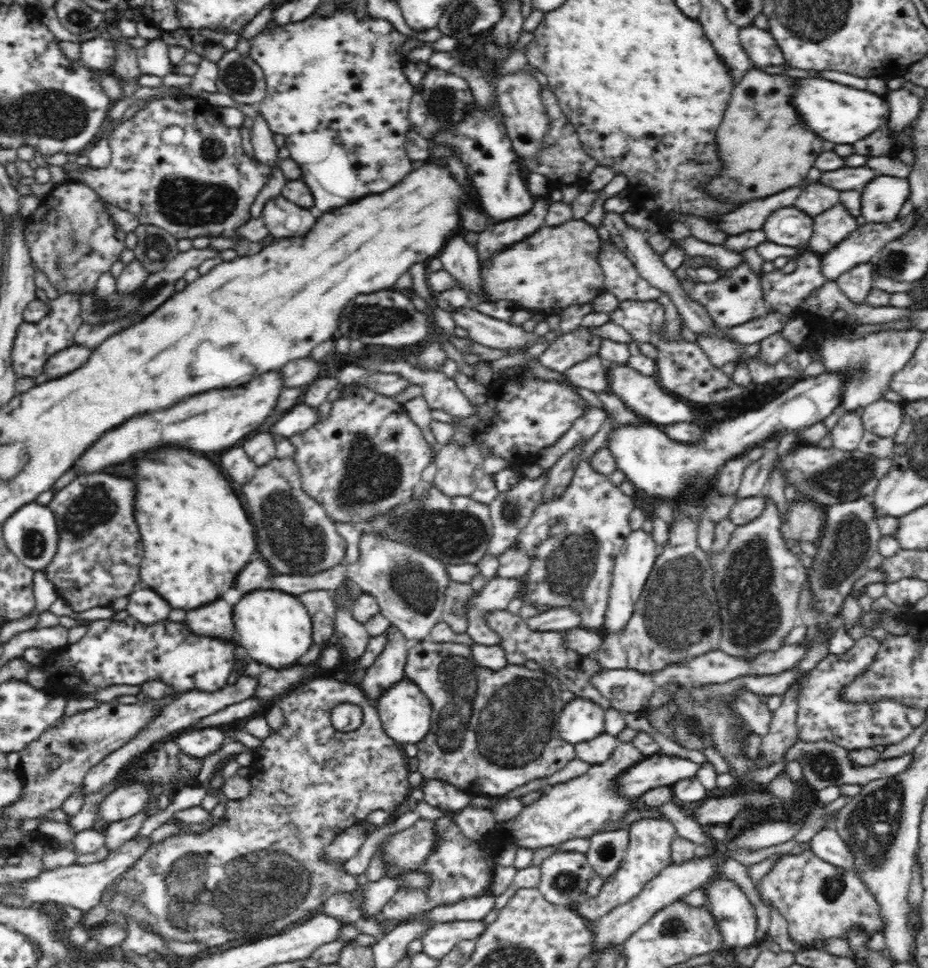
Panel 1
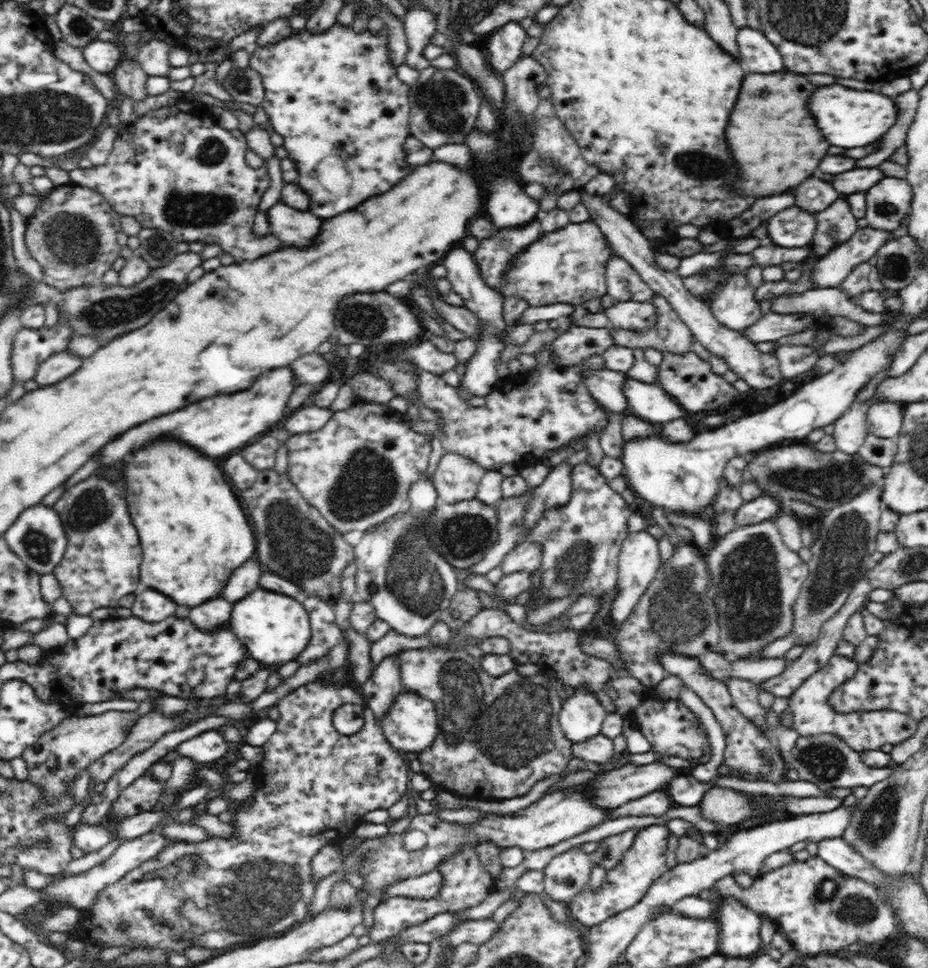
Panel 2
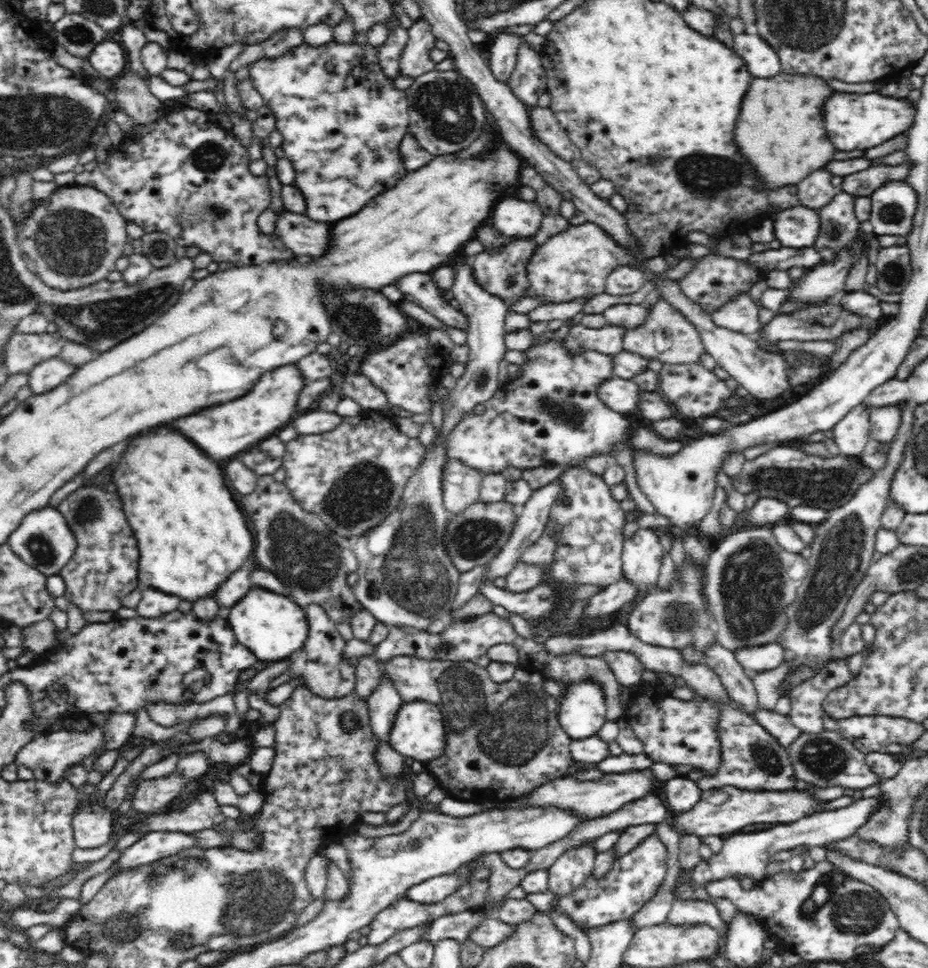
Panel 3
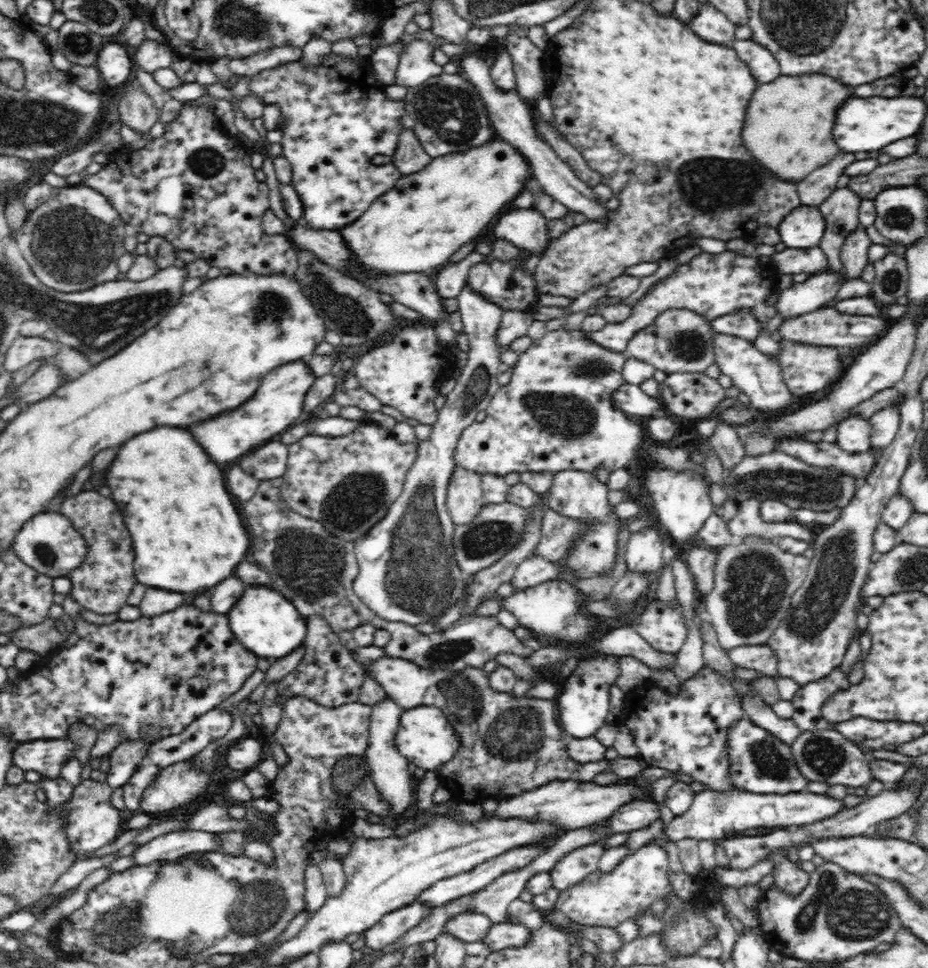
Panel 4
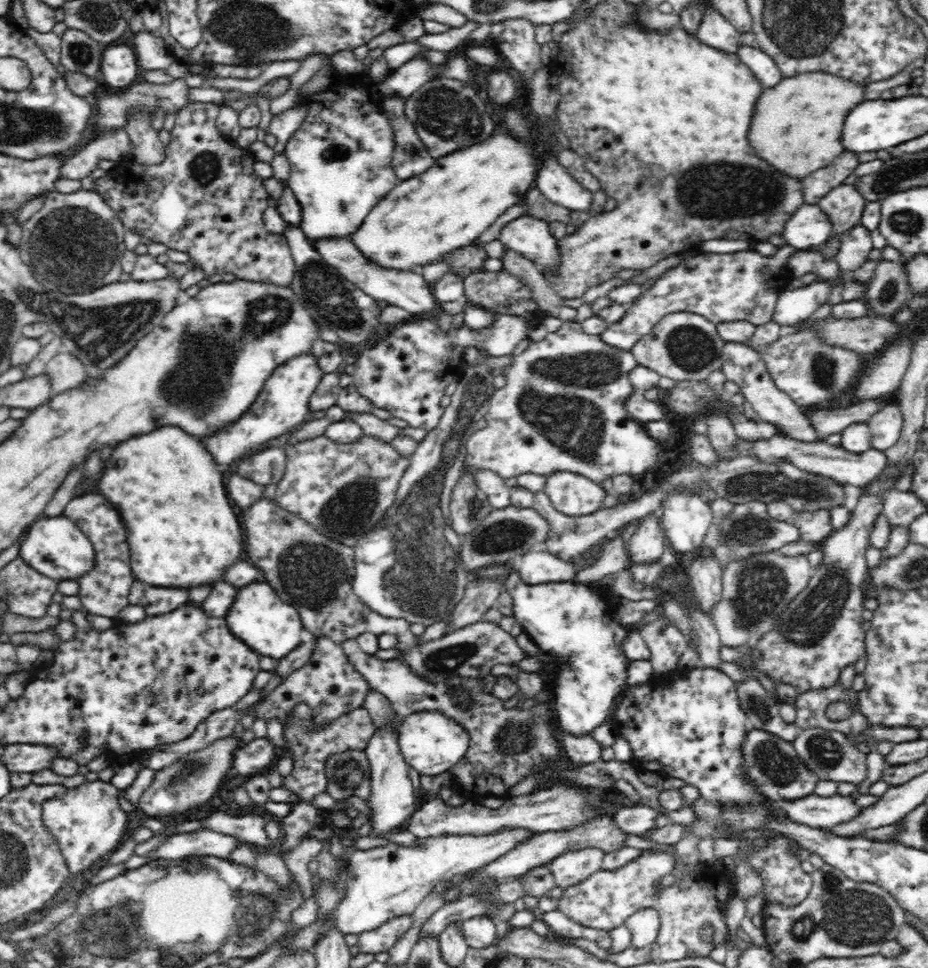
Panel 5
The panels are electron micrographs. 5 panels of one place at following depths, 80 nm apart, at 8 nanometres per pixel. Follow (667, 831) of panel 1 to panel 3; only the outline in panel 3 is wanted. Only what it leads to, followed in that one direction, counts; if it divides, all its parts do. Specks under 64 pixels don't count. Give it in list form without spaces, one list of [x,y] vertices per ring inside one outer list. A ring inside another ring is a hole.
[[[657,831],[646,836],[628,854],[618,857],[612,868],[596,879],[590,875],[584,885],[568,896],[556,897],[554,904],[582,930],[604,926],[616,919],[631,918],[659,891],[668,870],[667,848],[660,842]]]

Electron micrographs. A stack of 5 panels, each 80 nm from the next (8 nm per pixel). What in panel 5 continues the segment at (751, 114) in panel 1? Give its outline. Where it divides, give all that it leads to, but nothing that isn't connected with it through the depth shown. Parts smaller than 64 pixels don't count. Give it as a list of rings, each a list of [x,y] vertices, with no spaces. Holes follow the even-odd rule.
[[[827,73],[798,74],[794,78],[783,77],[772,87],[763,88],[758,96],[756,114],[752,118],[750,126],[750,144],[754,146],[756,154],[760,154],[768,164],[772,164],[776,170],[804,178],[806,174],[812,174],[818,168],[828,166],[838,154],[842,154],[842,142],[838,142],[838,130],[842,130],[842,114],[854,106],[854,102],[864,102],[864,88],[846,82],[844,78],[834,78]]]

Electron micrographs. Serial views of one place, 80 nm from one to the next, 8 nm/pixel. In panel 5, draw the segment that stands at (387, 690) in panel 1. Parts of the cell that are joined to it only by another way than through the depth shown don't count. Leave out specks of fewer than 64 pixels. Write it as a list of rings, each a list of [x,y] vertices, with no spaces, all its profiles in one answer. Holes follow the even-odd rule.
[[[424,710],[403,718],[398,728],[398,742],[400,752],[410,768],[417,770],[420,775],[435,777],[462,761],[470,746],[470,735],[458,721],[441,711]]]

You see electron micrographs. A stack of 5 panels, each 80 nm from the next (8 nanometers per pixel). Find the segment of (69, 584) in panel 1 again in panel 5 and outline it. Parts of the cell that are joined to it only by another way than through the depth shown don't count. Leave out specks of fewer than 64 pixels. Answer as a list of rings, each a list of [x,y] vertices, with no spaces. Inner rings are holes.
[[[100,494],[73,497],[62,514],[83,532],[94,549],[91,567],[76,579],[82,605],[91,614],[110,619],[117,618],[118,614],[130,605],[128,596],[132,583],[136,579],[132,576],[130,568],[130,552],[128,552],[130,548],[126,544],[126,530],[120,520],[120,514]]]

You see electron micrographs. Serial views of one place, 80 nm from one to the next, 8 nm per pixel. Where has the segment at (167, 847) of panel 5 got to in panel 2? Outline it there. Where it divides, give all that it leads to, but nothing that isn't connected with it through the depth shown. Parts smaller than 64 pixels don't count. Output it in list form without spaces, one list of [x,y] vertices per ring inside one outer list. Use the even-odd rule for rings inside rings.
[[[160,832],[155,833],[146,833],[142,836],[139,836],[135,839],[125,840],[115,851],[114,853],[106,859],[101,864],[95,865],[88,872],[84,874],[79,873],[78,876],[70,876],[70,878],[64,878],[52,886],[48,886],[44,890],[44,894],[48,894],[48,898],[56,898],[56,900],[68,900],[66,904],[74,906],[76,909],[82,911],[90,908],[97,901],[98,895],[102,892],[107,886],[113,885],[115,882],[118,882],[125,874],[128,874],[130,870],[138,868],[142,862],[154,858],[156,854],[167,843],[173,842],[176,840],[168,839],[164,835],[160,835]]]

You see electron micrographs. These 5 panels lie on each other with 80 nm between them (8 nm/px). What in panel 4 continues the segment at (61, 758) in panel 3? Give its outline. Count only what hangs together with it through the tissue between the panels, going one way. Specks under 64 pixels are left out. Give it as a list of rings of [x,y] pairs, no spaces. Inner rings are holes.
[[[63,738],[35,739],[20,743],[12,753],[12,765],[22,770],[35,770],[43,778],[56,779],[61,774],[61,766],[74,758],[75,747],[72,740]]]

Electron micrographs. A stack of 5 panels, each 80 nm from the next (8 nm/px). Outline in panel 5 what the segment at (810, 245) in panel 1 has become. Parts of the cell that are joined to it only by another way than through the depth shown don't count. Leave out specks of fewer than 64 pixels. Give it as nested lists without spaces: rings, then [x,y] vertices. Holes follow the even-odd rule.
[[[839,184],[825,194],[819,205],[830,217],[832,235],[840,239],[845,232],[860,224],[866,202],[862,193],[851,184]]]

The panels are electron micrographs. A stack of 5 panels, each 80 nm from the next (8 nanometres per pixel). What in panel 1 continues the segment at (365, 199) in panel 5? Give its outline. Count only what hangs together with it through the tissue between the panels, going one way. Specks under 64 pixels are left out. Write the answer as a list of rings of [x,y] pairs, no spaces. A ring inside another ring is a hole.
[[[340,8],[336,14],[328,18],[310,16],[308,20],[304,18],[304,20],[288,24],[277,24],[275,20],[271,20],[261,33],[249,40],[249,55],[260,66],[266,78],[265,96],[256,105],[256,108],[263,120],[266,120],[272,133],[286,137],[285,148],[288,149],[289,156],[298,163],[301,170],[300,179],[306,183],[306,186],[309,186],[310,192],[313,194],[313,211],[316,214],[343,206],[344,203],[355,202],[356,199],[364,198],[366,195],[380,194],[382,191],[388,190],[390,186],[396,186],[416,166],[405,150],[406,134],[413,128],[408,115],[409,104],[415,91],[415,79],[402,73],[404,60],[400,58],[400,54],[396,54],[398,48],[402,47],[404,42],[408,42],[408,38],[408,36],[400,34],[388,20],[370,18],[370,20],[358,22],[354,12],[344,12],[344,8]]]

